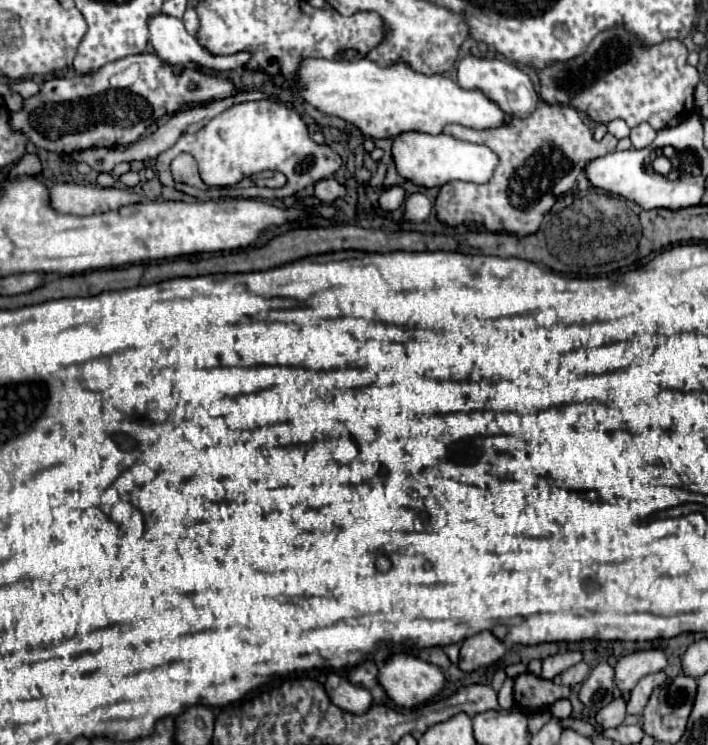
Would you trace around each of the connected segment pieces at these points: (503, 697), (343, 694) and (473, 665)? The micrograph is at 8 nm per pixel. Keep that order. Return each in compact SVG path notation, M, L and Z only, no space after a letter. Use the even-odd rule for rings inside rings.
M505 679L501 691L499 691L499 707L501 711L511 711L513 709L513 679Z
M331 673L327 677L325 691L337 707L341 707L343 711L349 711L353 715L361 715L361 713L369 711L369 707L371 707L371 693L363 687L349 683L349 679L343 675Z
M483 631L461 643L459 669L477 671L479 667L487 667L499 661L503 655L505 655L505 645L499 639L495 639L489 631Z

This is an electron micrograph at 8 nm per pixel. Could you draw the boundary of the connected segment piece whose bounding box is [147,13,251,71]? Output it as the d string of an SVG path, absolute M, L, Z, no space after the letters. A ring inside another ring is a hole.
M157 13L153 17L149 17L149 41L155 49L155 53L171 63L171 65L181 65L181 63L189 63L189 61L195 61L203 67L209 67L209 69L215 69L215 71L229 71L229 69L237 69L237 67L245 67L251 59L251 53L247 51L239 51L239 53L233 53L233 55L227 55L227 57L219 57L219 55L211 55L209 51L203 51L203 47L197 43L195 37L191 37L183 25L181 19L177 17L169 17L169 15L163 15L163 13Z

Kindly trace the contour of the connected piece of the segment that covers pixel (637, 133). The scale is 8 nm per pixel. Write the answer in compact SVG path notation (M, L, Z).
M641 123L641 125L631 129L629 137L631 137L635 149L643 149L643 147L647 147L655 139L655 135L657 135L657 131L649 123Z

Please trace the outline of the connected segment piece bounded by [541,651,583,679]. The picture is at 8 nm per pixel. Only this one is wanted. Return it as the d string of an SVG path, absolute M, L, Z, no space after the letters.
M569 651L569 653L559 653L559 655L553 655L553 657L547 657L543 661L543 671L541 671L541 677L543 679L553 679L557 677L559 673L563 673L565 669L577 665L581 661L581 653L579 651Z

